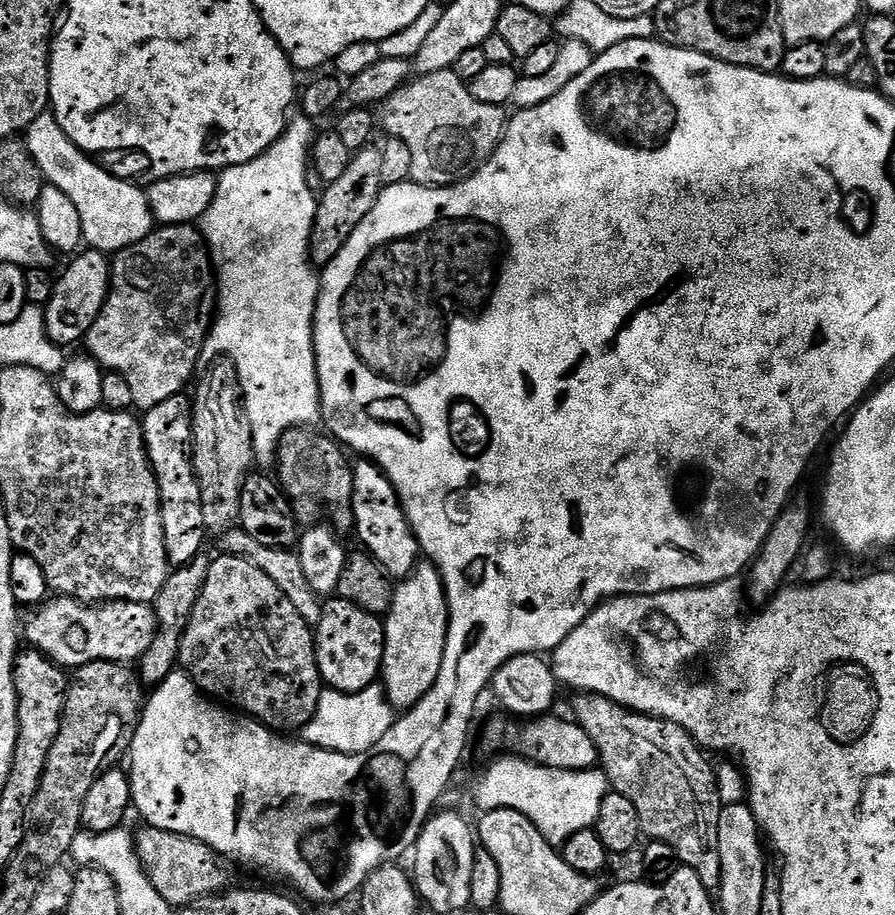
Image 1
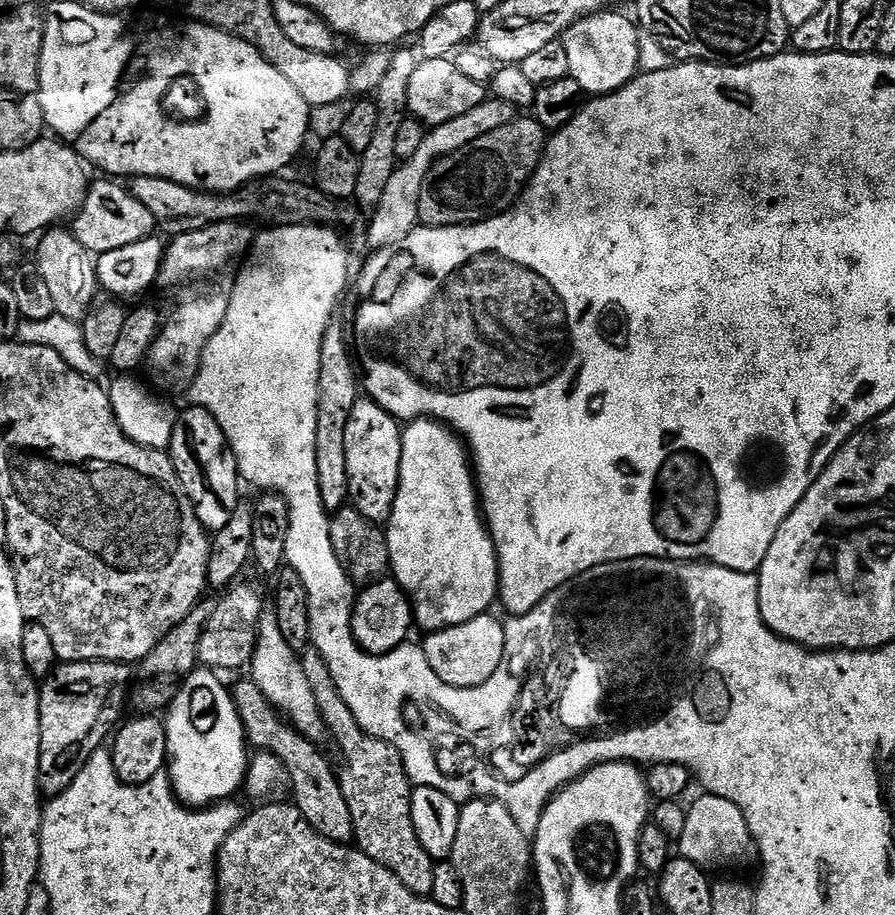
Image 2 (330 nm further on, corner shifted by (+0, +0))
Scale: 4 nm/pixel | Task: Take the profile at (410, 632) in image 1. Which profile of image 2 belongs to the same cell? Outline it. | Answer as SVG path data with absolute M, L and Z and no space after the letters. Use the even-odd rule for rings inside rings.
M421 418L413 420L403 429L404 441L402 442L402 466L400 467L400 481L398 490L394 498L394 510L390 514L386 525L386 535L388 538L388 553L390 554L390 572L408 594L412 601L412 615L415 623L424 627L425 633L440 632L450 626L462 626L462 622L470 622L474 618L485 615L488 608L498 600L500 590L500 564L496 561L496 547L492 541L492 535L488 533L488 525L482 515L480 498L478 495L478 485L474 479L474 468L470 463L469 453L466 445L455 432L446 424L431 418Z

